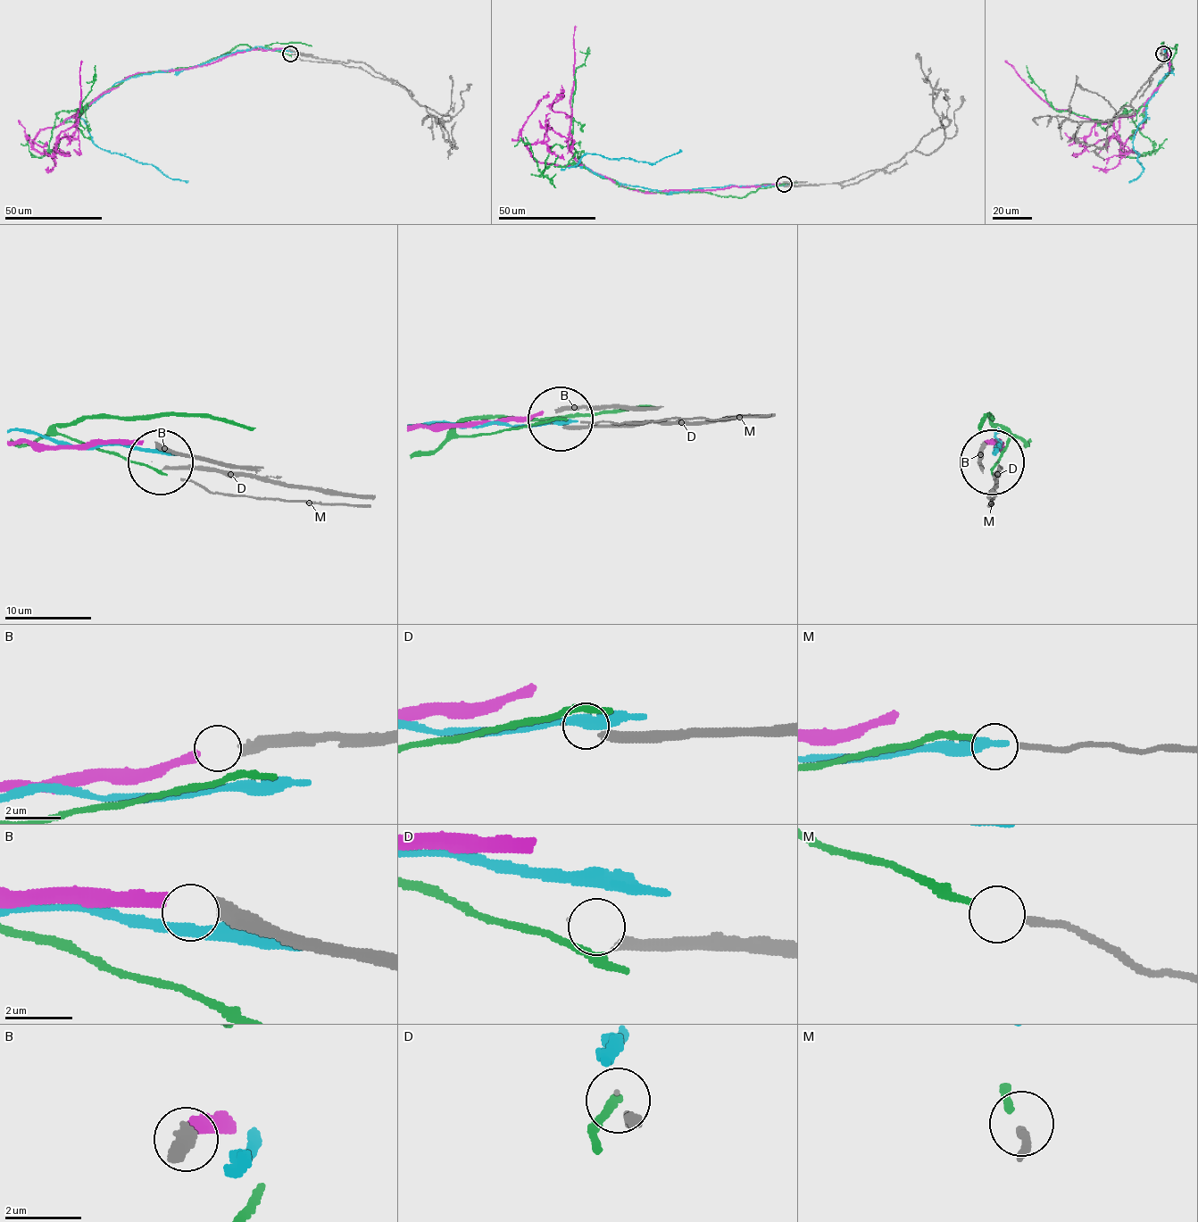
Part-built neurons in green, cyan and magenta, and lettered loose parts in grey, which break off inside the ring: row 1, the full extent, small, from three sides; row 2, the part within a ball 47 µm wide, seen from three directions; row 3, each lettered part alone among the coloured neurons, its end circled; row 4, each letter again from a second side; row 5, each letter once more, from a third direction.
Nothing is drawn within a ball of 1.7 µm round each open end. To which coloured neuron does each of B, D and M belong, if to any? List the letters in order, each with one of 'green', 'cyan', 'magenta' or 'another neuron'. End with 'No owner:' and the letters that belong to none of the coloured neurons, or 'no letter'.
B: magenta
D: another neuron
M: green
No owner: D

